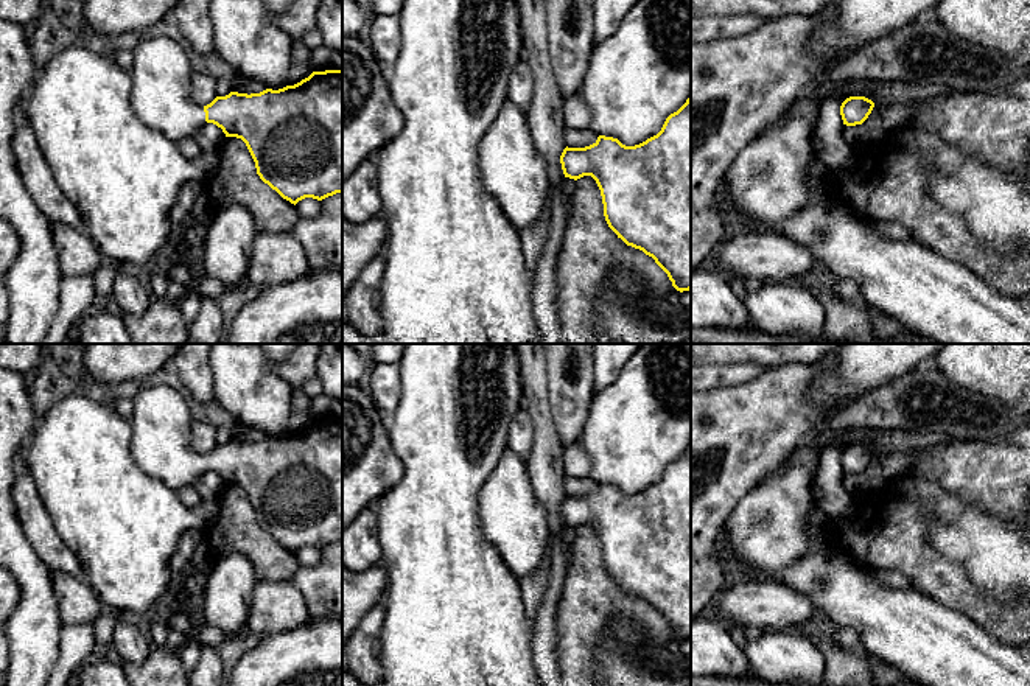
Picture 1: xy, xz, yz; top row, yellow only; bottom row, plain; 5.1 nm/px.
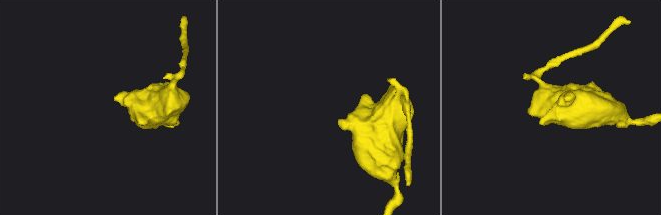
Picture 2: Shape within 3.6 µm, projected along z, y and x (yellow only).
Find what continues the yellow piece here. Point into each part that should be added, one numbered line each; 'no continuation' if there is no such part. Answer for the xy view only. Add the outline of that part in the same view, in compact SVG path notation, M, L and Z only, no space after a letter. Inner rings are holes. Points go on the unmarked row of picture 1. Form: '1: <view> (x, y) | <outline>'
1: xy (161, 445) | M166 384L138 387L132 397L131 456L149 476L177 492L205 471L205 460L191 448L193 423L185 398Z

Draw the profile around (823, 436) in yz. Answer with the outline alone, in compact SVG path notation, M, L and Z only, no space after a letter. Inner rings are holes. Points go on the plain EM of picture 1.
M822 425L814 428L800 443L803 445L812 445L823 451L829 445L836 445L840 451L843 451L846 446L843 442L843 436L850 431L848 429L834 429L829 425Z

